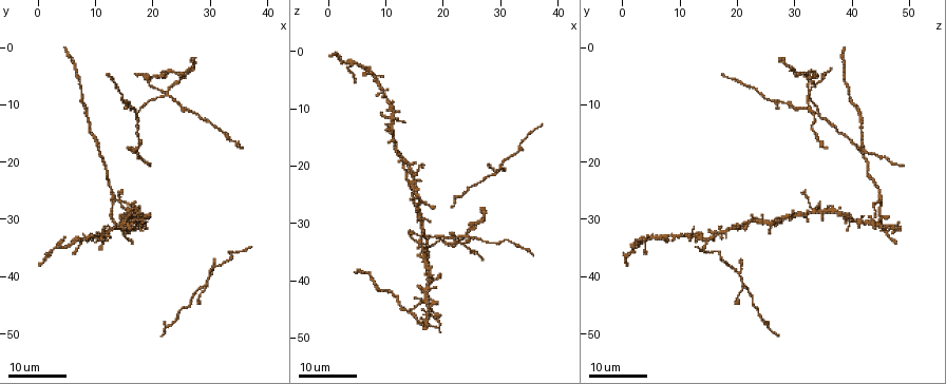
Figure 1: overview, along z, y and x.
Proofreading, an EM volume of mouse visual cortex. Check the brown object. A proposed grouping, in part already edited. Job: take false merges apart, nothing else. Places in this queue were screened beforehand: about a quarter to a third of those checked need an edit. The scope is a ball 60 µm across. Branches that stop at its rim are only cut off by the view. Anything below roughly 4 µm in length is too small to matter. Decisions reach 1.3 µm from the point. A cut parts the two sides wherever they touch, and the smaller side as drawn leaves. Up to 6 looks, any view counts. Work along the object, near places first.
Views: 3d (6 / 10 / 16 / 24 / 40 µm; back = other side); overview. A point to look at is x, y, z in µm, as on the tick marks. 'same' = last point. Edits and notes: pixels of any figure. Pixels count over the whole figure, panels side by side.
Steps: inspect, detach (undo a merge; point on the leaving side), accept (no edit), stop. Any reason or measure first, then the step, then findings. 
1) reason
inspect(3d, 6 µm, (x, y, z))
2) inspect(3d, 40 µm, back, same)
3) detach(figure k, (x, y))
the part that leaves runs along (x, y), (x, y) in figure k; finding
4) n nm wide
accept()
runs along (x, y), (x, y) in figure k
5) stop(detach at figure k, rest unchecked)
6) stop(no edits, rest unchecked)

looks like a crossing
inspect(3d, 16 µm, (15.0, 31.0, 21.5))

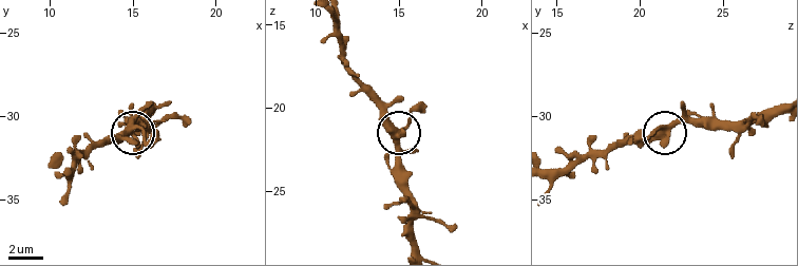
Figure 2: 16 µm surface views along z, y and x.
zoom in
inspect(3d, 10 µm, (15.2, 30.7, 21.4))

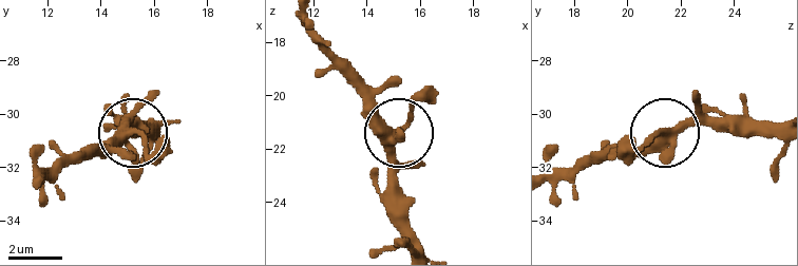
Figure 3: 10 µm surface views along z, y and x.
from behind
inspect(3d, 10 µm, back, (15.1, 30.7, 21.2))

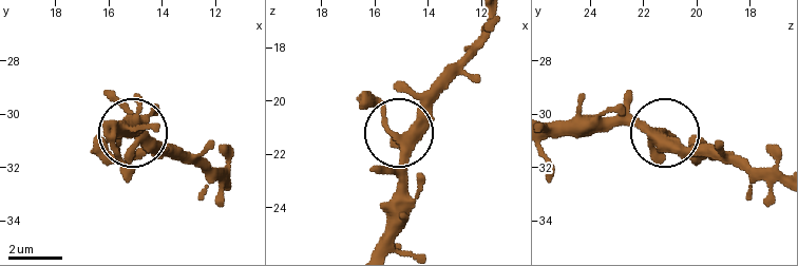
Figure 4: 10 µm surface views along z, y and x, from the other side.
4 arms
accept()
runs along (388, 246), (404, 130), (448, 84) in figure 4; one neuron here

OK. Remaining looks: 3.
inspect(3d, 24 µm, (30.0, 39.5, 20.0))

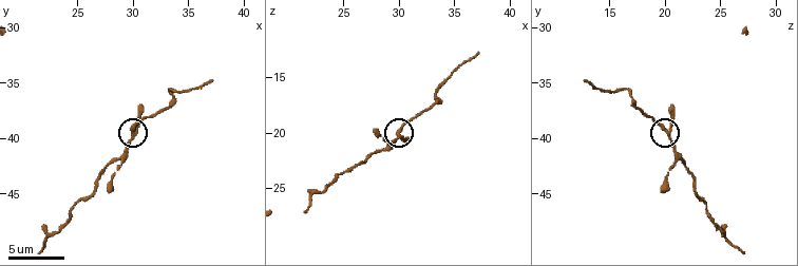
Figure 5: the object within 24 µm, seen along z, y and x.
inspect(3d, 6 µm, (30.0, 39.2, 20.2))

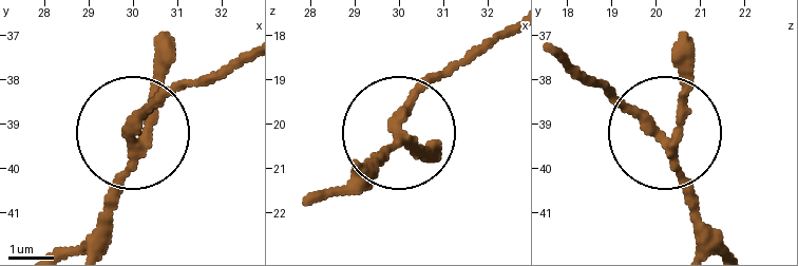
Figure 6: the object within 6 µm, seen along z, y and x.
3 arms
accept()
continuous, no second neuron

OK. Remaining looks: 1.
stop(no edits, rest unchecked)

